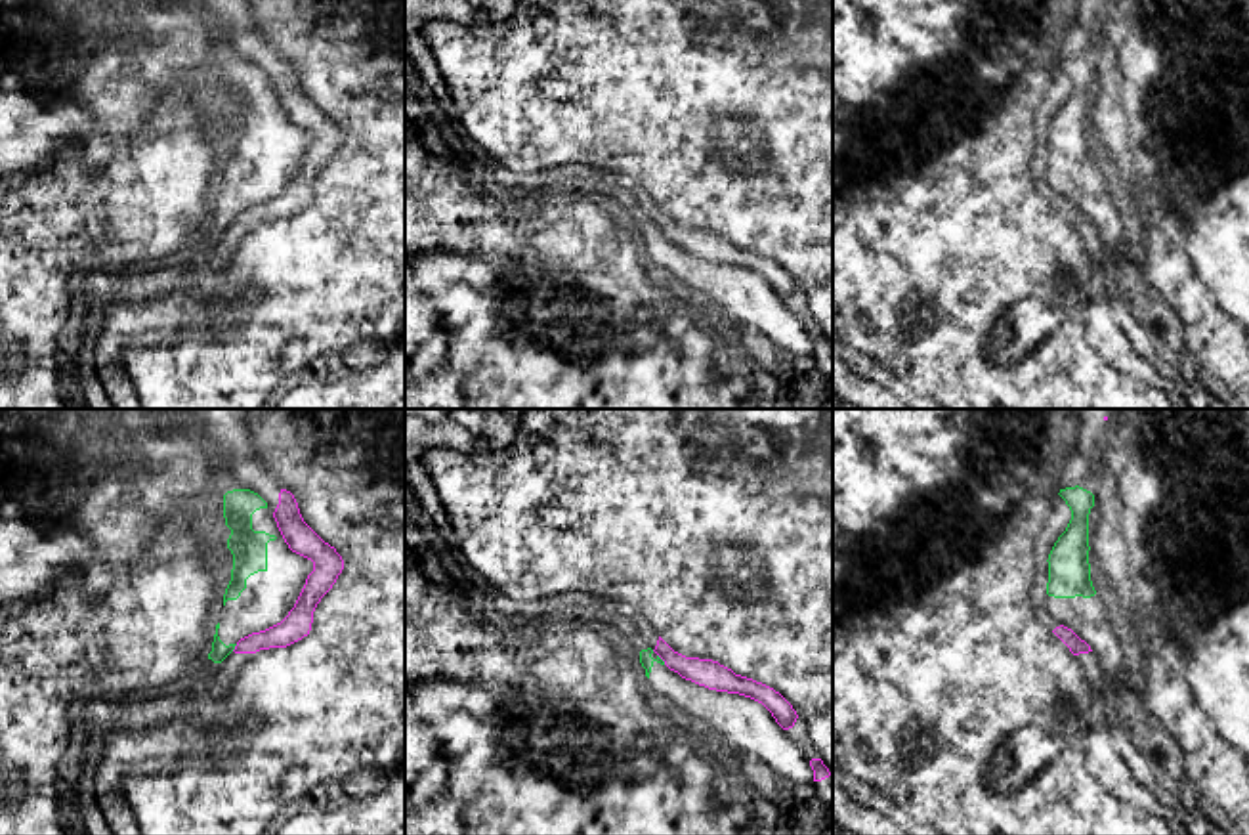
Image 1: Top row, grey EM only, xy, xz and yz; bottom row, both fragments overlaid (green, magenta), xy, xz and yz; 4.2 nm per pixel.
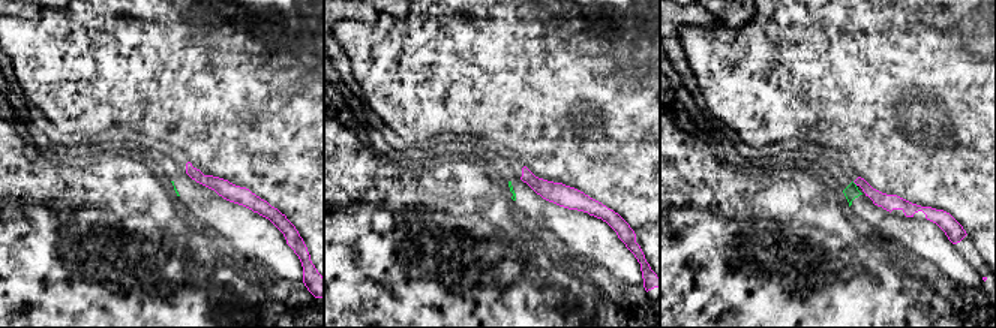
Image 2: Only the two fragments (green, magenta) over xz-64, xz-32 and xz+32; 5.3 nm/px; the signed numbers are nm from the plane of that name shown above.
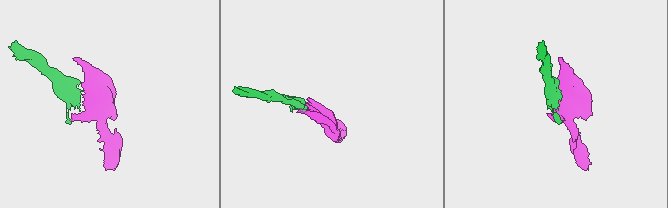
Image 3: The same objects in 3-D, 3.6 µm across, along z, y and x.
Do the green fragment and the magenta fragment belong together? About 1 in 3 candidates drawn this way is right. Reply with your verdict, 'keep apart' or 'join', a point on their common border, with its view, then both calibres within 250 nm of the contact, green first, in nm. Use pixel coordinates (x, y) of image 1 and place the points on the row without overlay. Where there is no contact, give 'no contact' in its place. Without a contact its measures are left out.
keep apart | xz (661, 232) | 60/120 nm

